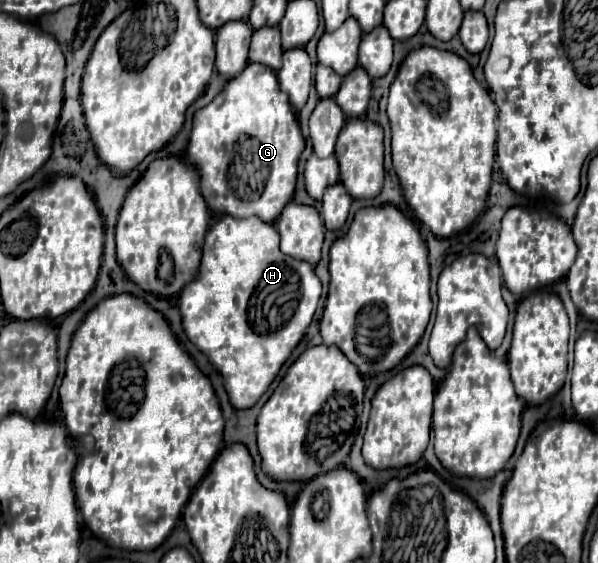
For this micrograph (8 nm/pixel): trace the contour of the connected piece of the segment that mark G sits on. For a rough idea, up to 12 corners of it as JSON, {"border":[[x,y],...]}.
{"border":[[248,63],[194,113],[188,161],[216,213],[274,223],[304,137]]}

